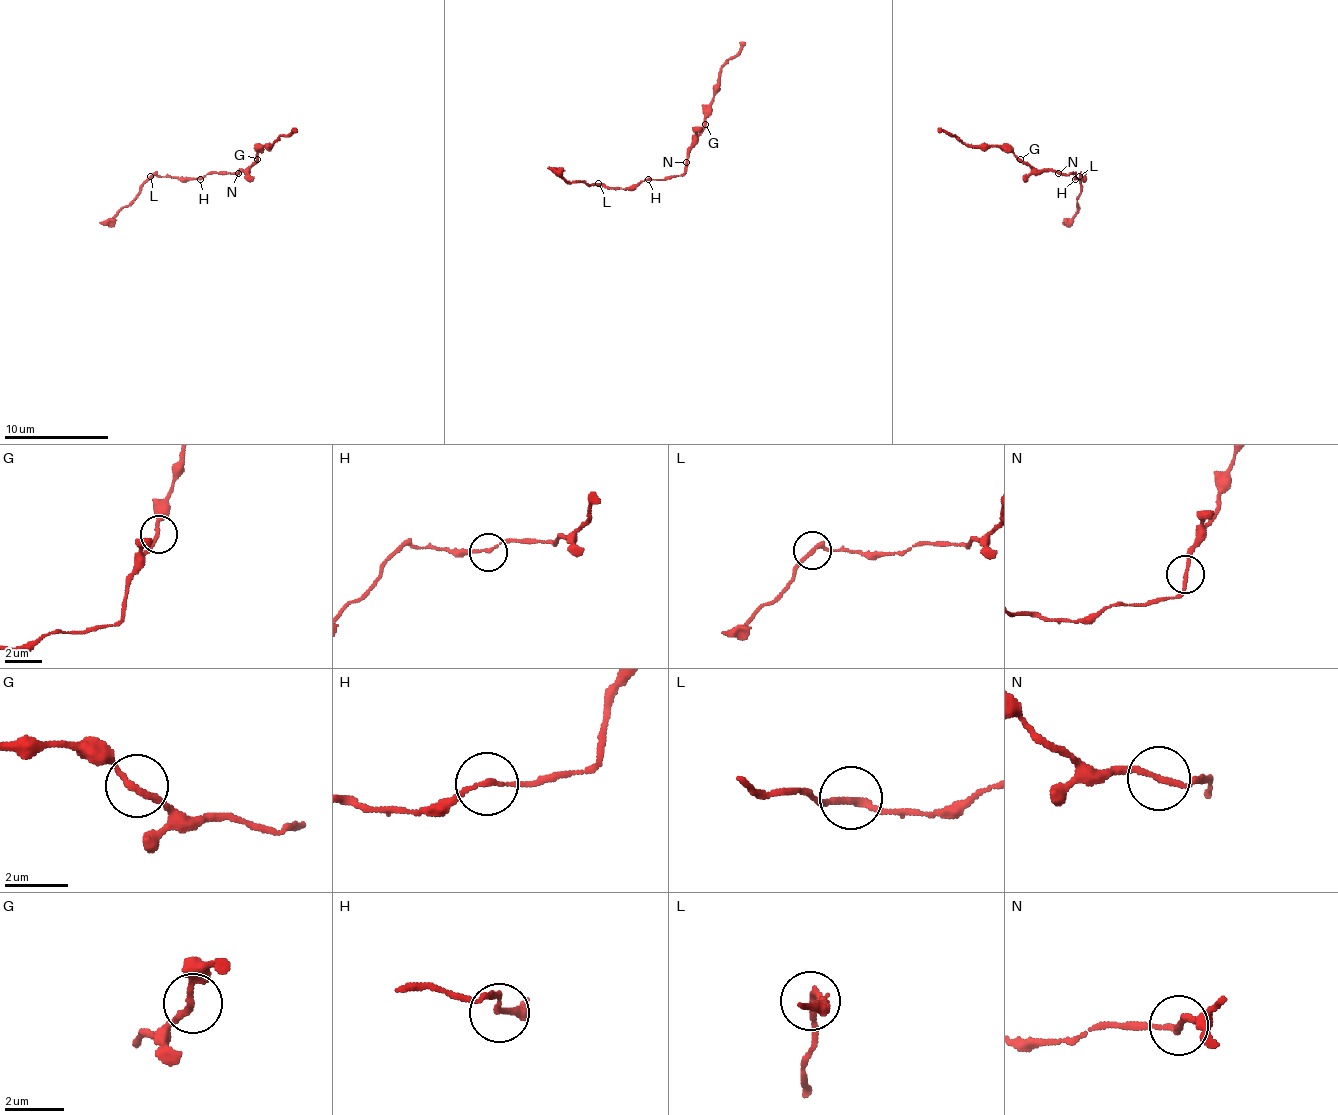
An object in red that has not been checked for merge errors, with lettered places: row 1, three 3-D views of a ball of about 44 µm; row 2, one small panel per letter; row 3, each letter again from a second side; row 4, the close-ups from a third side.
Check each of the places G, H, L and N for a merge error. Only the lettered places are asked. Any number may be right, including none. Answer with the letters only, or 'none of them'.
L

